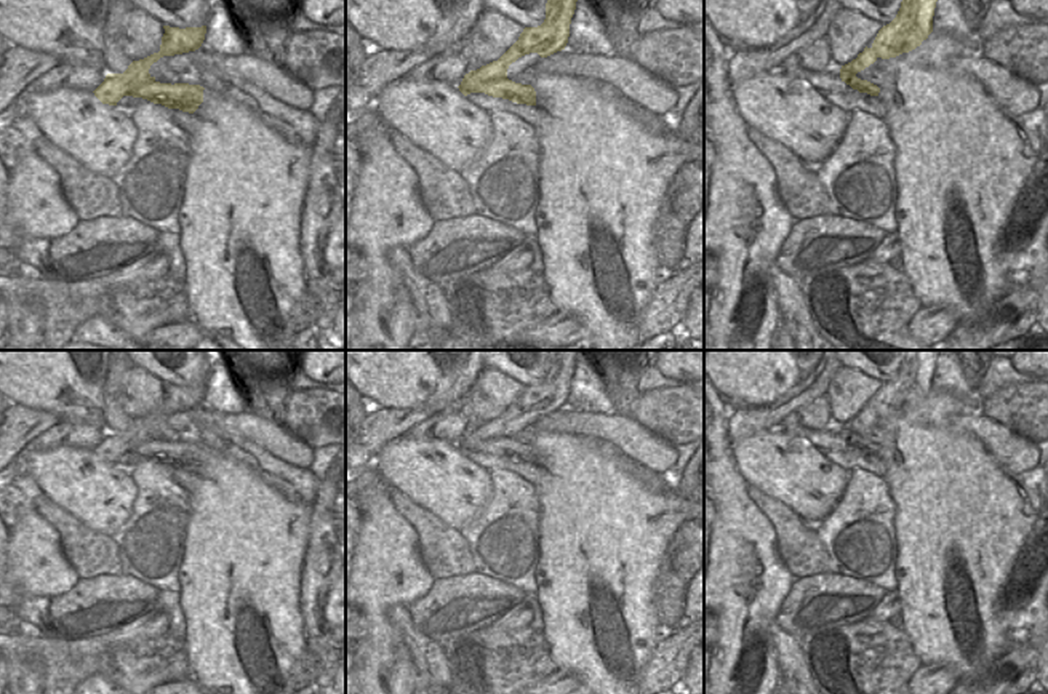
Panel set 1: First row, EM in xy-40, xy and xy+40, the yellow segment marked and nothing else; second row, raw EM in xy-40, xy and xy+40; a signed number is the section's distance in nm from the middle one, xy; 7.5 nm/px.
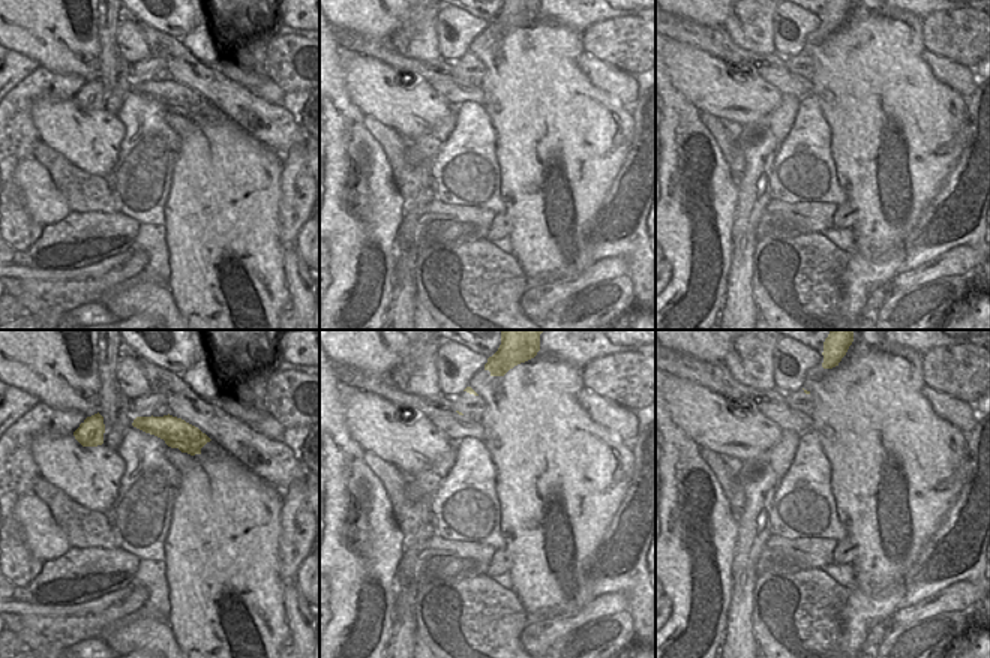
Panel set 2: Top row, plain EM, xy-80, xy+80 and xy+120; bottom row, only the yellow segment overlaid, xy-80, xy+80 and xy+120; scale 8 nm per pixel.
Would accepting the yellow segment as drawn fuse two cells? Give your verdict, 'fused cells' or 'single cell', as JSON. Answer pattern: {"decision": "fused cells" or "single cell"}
{"decision": "fused cells"}

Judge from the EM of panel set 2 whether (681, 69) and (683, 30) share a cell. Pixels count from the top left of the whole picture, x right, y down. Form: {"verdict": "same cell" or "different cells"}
{"verdict": "different cells"}

